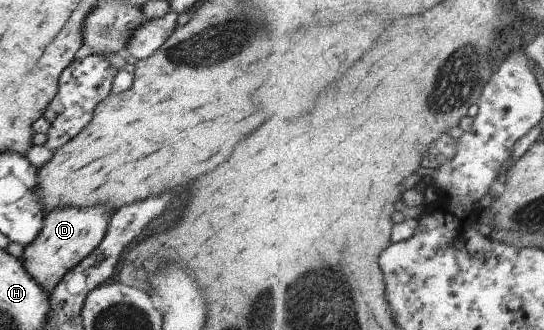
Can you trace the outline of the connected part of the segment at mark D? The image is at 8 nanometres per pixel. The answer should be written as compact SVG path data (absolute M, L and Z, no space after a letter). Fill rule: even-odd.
M56 207L44 217L44 227L36 235L34 241L30 241L22 249L22 257L19 257L22 267L38 287L44 289L44 293L51 294L56 283L62 279L66 271L75 267L86 255L96 249L96 245L102 241L110 221L110 209L104 207Z

